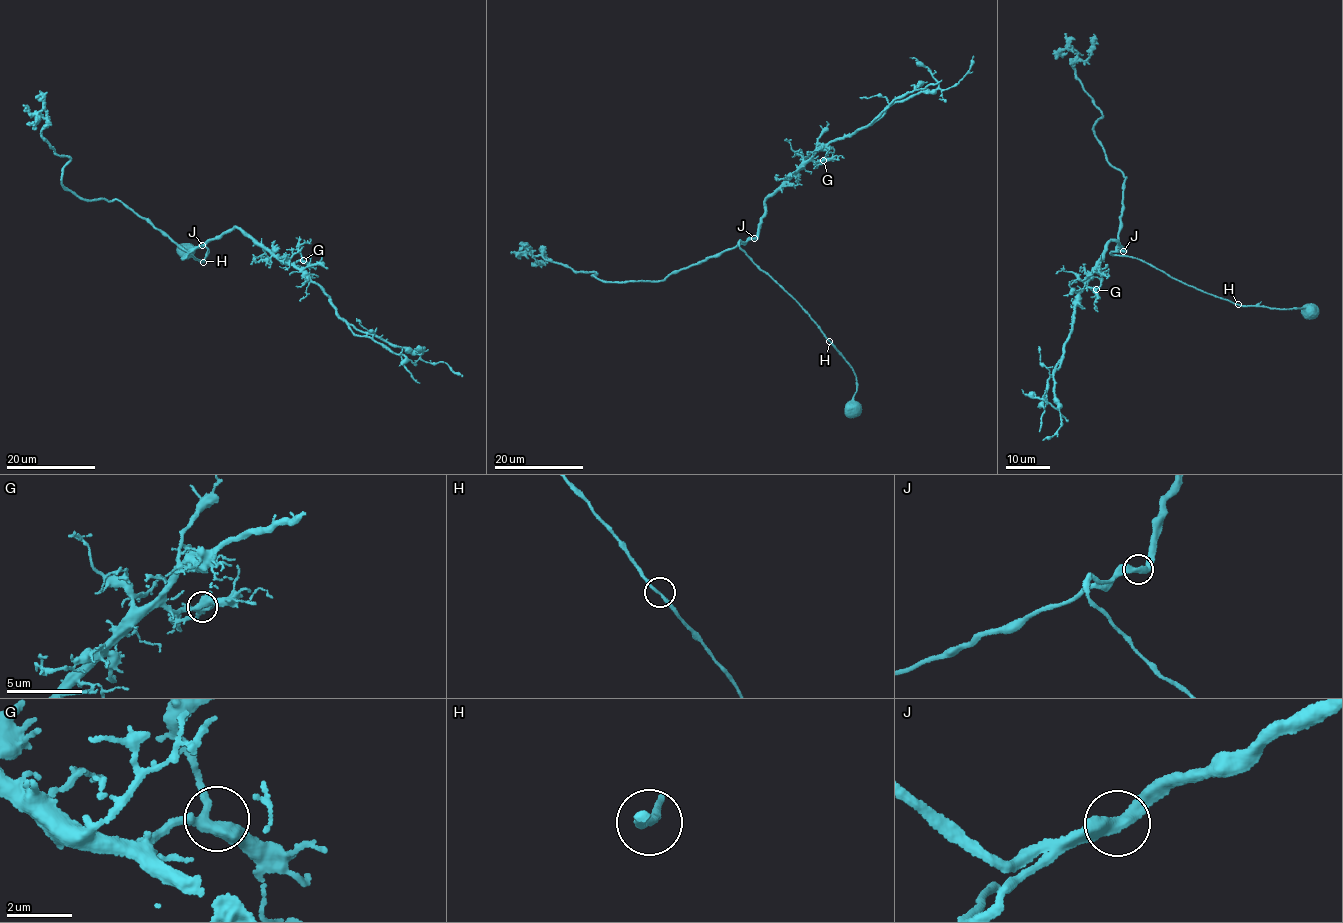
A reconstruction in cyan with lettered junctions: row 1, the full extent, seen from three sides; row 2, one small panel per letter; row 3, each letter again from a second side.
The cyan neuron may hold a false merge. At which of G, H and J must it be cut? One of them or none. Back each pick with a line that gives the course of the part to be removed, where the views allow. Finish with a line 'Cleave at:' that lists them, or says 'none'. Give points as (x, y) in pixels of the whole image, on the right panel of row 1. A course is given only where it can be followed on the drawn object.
Cleave at: none

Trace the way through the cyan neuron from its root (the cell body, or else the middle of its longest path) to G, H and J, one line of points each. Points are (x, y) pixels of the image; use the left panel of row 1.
G: (188, 248), (203, 245), (208, 248), (204, 262), (186, 253), (181, 259), (236, 227), (288, 263), (303, 260)
H: (188, 248), (203, 245), (208, 248), (203, 261)
J: (188, 248), (203, 245), (208, 248), (202, 262), (186, 253), (181, 259), (202, 245)

